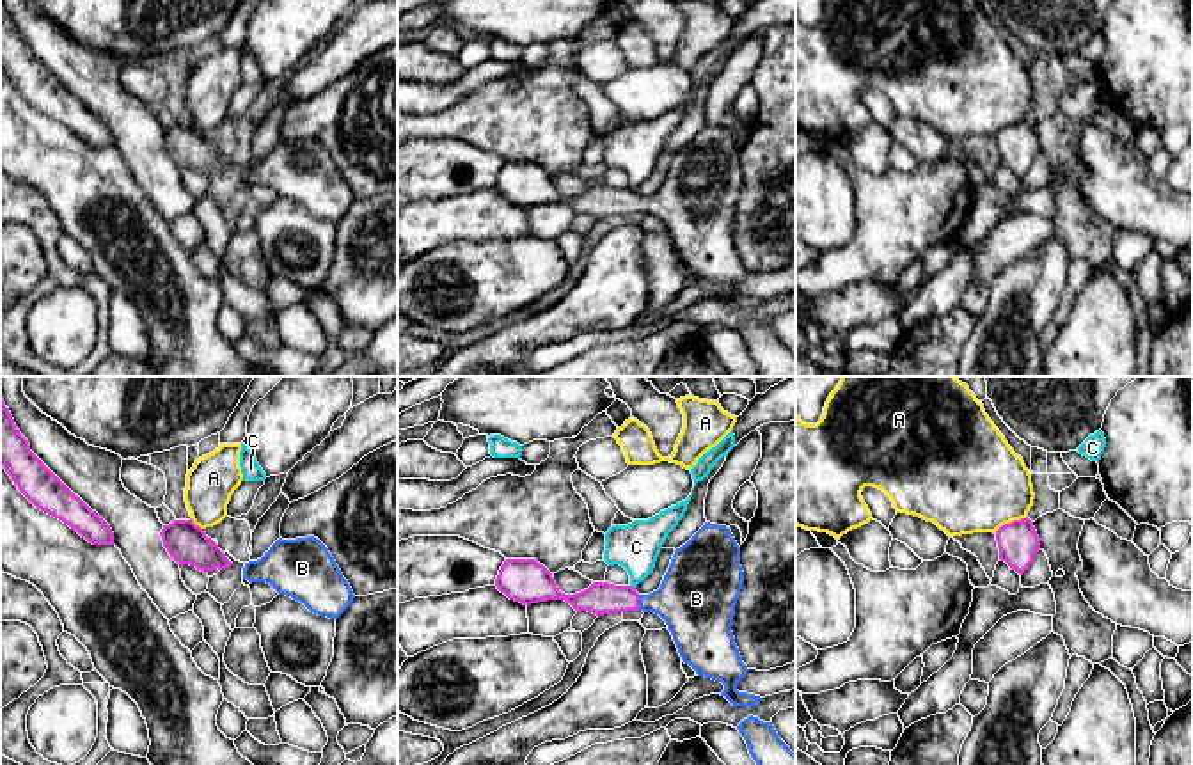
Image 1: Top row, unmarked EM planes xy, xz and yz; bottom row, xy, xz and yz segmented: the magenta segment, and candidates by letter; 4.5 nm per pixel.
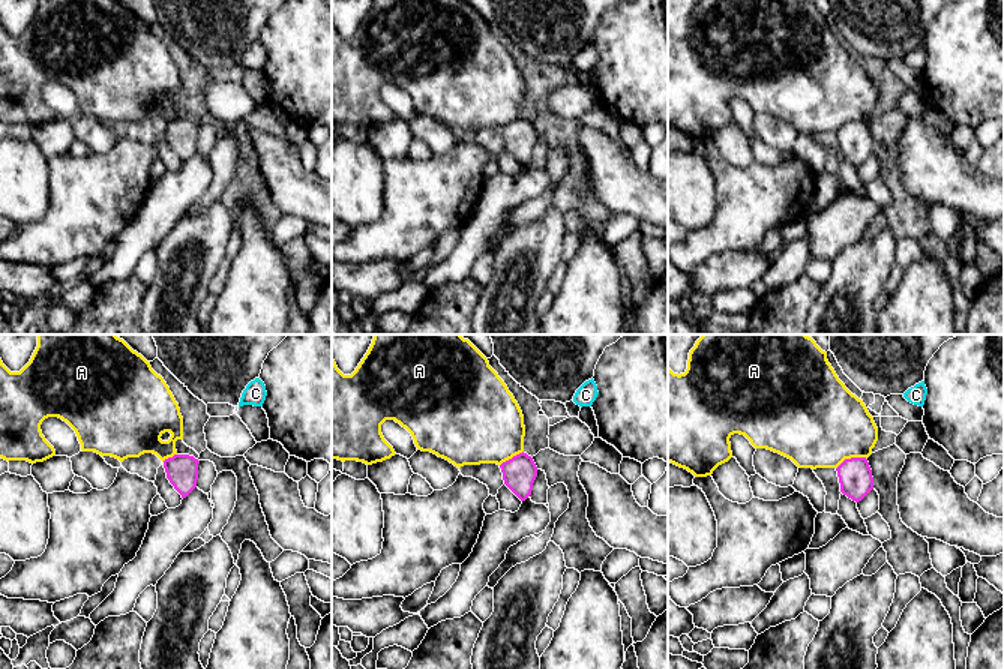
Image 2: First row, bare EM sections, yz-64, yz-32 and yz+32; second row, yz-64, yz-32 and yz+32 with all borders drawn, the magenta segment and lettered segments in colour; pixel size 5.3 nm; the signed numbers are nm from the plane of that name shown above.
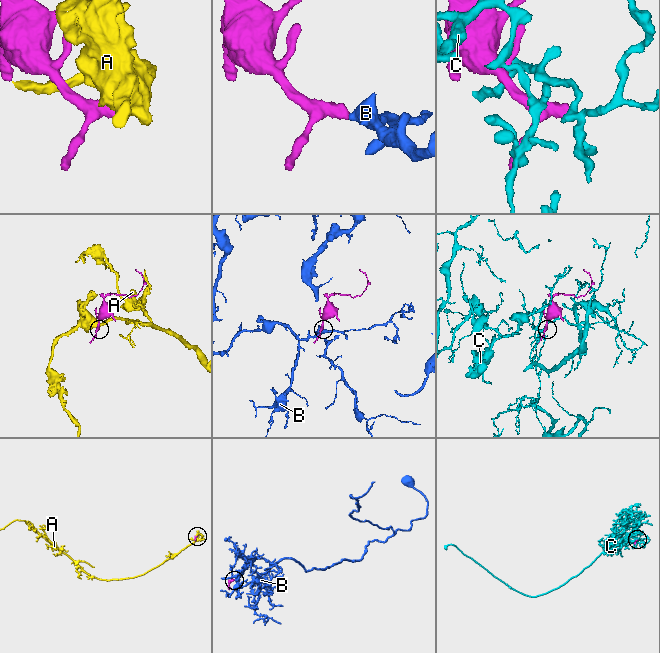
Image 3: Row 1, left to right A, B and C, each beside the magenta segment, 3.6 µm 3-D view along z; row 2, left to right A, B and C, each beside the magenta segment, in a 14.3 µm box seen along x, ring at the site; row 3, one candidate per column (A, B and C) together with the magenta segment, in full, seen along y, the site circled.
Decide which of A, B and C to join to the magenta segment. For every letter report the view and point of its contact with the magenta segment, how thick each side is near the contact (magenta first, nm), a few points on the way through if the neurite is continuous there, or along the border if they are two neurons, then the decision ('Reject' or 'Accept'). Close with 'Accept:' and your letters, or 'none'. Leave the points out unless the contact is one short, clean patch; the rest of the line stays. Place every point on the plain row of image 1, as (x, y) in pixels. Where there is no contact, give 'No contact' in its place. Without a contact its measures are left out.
A: Touches magenta at yz (1011, 125). Thickness 190 nm (magenta) against 460 nm. Boundary: yz (1027, 118), (1005, 125), (995, 135). Reject
B: Touches magenta at xz (638, 205). Thickness 150 nm (magenta) against 320 nm. Path across: xz (600, 201), (629, 201), (638, 205), (680, 205), (693, 201). Accept
C: Touches magenta at xz (631, 189). Thickness 150 nm (magenta) against 220 nm. Reject
Accept: B

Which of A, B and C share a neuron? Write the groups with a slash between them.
A / B / C

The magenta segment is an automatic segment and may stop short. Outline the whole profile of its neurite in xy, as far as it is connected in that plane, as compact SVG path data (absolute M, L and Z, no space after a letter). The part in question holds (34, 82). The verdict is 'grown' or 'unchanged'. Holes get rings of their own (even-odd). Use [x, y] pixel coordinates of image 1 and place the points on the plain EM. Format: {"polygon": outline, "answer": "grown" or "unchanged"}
{"polygon": "M2 0L0 67L37 112L62 122L92 147L114 147L110 128L30 53Z", "answer": "unchanged"}

